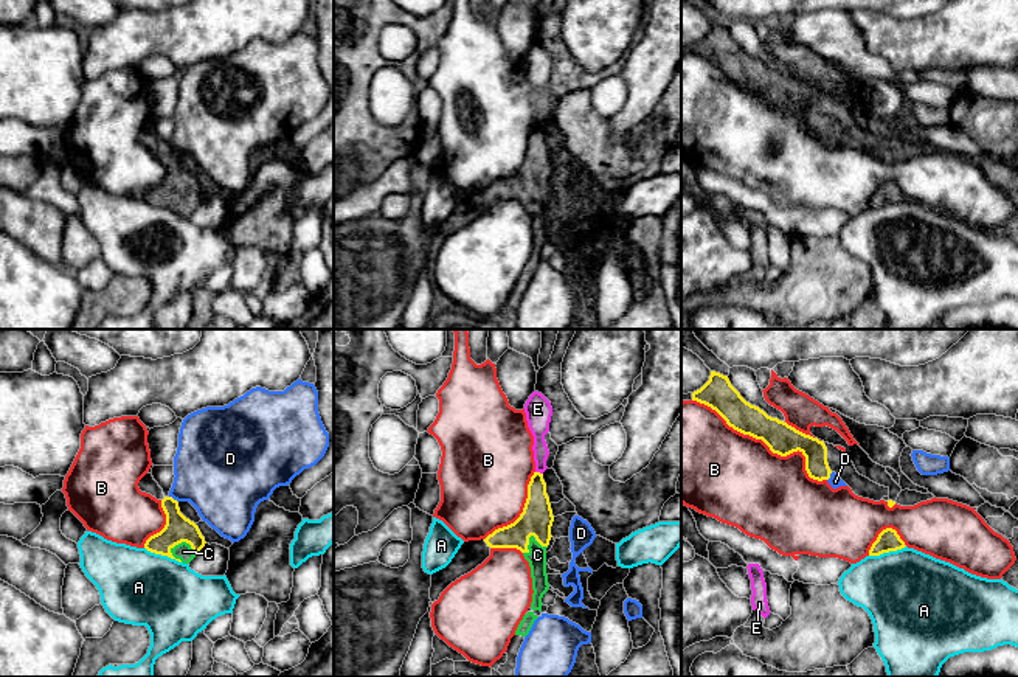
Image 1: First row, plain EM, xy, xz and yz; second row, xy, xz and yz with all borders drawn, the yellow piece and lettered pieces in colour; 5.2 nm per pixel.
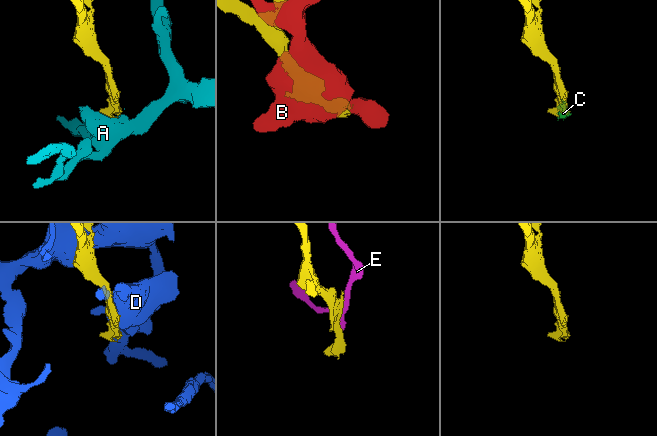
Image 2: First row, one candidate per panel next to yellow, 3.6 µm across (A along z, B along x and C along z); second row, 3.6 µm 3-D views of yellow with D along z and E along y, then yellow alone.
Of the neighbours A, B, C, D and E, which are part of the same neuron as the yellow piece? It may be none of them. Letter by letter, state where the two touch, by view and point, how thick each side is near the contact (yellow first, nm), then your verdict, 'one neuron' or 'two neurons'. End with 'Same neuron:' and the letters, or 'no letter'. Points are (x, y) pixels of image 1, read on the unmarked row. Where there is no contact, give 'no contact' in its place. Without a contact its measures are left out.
A: contact xy (163, 207); calibres 140 and 380 nm; two neurons
B: contact yz (765, 95); calibres 160 and 460 nm; two neurons
C: contact xy (185, 193); calibres 140 and 90 nm; one neuron
D: contact xy (173, 151); calibres 140 and 400 nm; two neurons
E: contact xz (539, 124); calibres 160 and 110 nm; two neurons
Same neuron: C

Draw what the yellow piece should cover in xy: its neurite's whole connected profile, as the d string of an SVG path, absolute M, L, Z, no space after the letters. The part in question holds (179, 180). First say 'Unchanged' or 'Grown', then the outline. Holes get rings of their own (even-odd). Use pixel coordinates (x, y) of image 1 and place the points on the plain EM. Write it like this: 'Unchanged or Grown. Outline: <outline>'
Grown. Outline: M164 149L161 160L166 166L166 177L146 193L144 200L151 205L189 216L205 199L205 189L199 179L180 165L177 152Z

